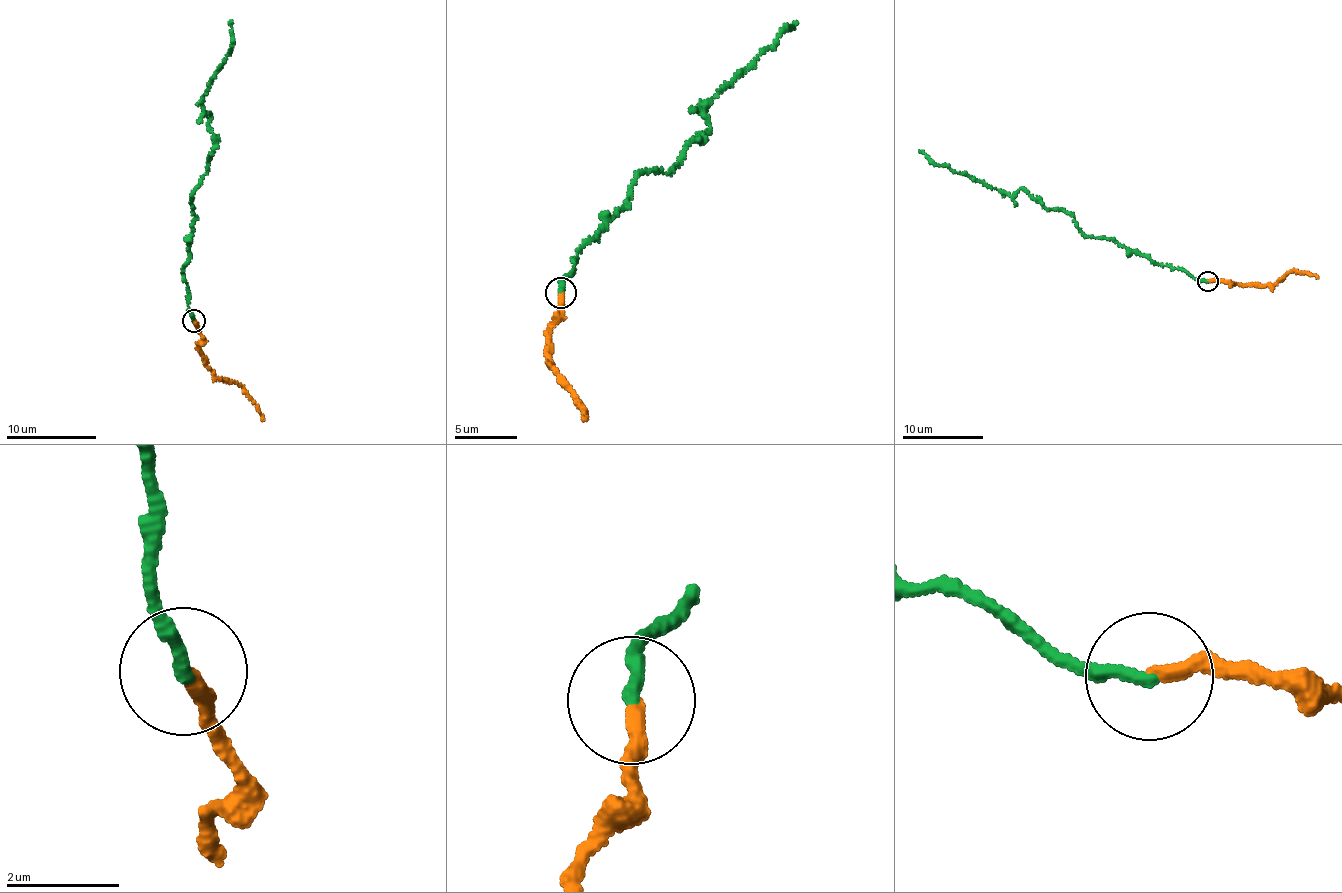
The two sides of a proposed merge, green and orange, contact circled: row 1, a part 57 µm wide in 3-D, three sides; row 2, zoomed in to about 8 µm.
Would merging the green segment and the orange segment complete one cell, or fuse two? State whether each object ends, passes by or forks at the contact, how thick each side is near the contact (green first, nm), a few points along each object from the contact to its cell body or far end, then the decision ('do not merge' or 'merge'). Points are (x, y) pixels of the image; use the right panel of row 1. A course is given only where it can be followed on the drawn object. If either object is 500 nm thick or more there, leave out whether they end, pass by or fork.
green ends | orange ends | 240/240 nm | green via (1208, 281), (1111, 239), (1091, 238), (1071, 214), (1047, 209), (1022, 189), (1001, 193), (919, 150) | orange via (1208, 280), (1277, 283), (1296, 270), (1317, 277) | do not merge

